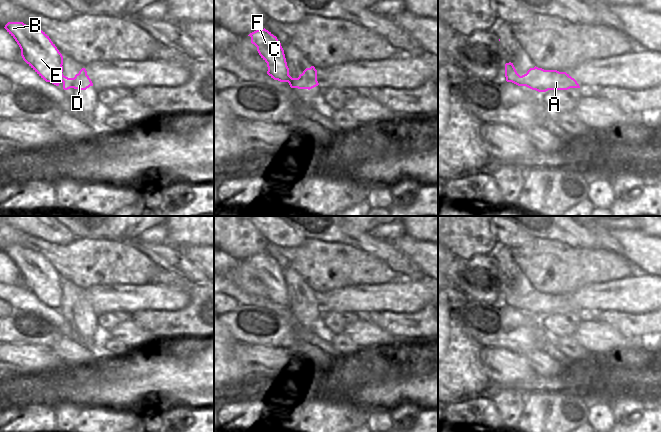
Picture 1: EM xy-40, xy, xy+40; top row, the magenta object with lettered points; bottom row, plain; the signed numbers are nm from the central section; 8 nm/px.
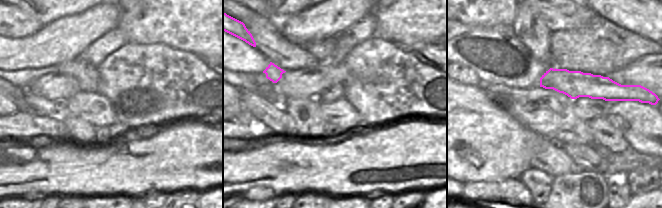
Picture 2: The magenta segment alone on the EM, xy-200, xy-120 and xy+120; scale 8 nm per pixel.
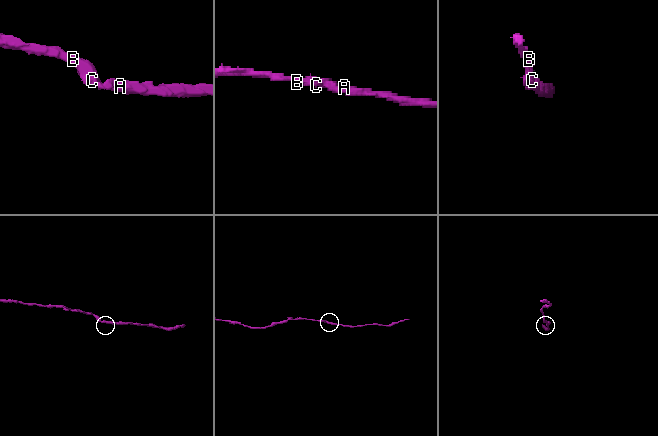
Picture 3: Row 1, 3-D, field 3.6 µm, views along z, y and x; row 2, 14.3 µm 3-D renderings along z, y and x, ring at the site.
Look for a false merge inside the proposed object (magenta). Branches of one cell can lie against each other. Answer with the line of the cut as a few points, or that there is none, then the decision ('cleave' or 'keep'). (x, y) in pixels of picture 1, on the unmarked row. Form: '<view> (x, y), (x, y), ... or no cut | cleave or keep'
no cut | keep

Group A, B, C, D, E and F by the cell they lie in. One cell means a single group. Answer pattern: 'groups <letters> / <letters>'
groups A B C D E F

